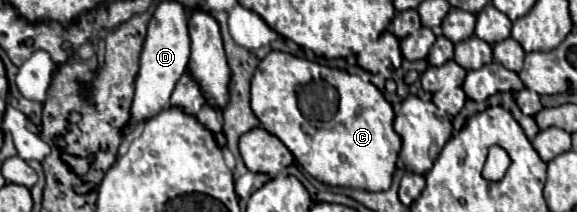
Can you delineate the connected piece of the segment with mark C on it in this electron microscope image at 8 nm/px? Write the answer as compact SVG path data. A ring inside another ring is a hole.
M271 51L259 65L251 79L251 109L261 121L261 127L267 129L271 135L279 137L285 147L293 153L297 163L313 175L317 181L333 185L333 187L355 187L365 191L387 191L391 187L395 163L401 149L401 139L393 131L393 119L395 113L391 109L391 103L383 97L383 93L371 83L363 81L359 75L351 75L347 71L331 69L319 65L315 75L325 79L329 85L333 85L339 93L339 111L331 121L307 121L299 111L296 89L307 81L311 81L311 61L299 59L295 55L283 53L283 51Z

